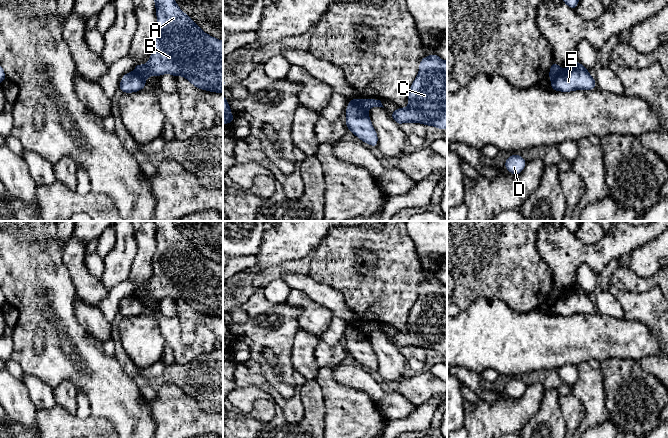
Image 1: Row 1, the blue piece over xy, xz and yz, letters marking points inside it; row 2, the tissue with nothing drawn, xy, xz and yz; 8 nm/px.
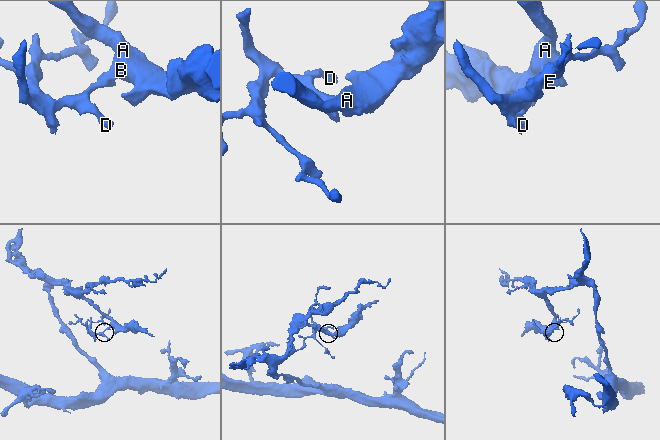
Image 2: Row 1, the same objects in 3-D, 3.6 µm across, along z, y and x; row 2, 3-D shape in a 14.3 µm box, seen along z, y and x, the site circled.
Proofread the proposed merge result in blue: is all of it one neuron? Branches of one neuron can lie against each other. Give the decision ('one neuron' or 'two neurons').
two neurons

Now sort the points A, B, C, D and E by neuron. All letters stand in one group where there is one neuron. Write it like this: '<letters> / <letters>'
A B C / D E

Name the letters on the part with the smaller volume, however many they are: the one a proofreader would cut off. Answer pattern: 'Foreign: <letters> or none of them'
Foreign: D, E

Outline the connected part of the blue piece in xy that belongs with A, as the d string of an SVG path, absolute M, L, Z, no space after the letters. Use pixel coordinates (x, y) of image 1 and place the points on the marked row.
M154 0L157 25L154 29L152 41L153 51L145 65L136 64L135 73L144 81L149 76L171 74L175 78L182 76L198 89L223 93L223 41L205 33L185 12L175 0Z

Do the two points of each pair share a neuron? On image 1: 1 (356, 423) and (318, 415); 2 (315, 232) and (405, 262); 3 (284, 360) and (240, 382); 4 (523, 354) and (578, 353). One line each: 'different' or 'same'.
1: different
2: different
3: different
4: same

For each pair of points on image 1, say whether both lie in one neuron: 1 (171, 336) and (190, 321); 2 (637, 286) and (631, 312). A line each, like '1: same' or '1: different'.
1: different
2: different

